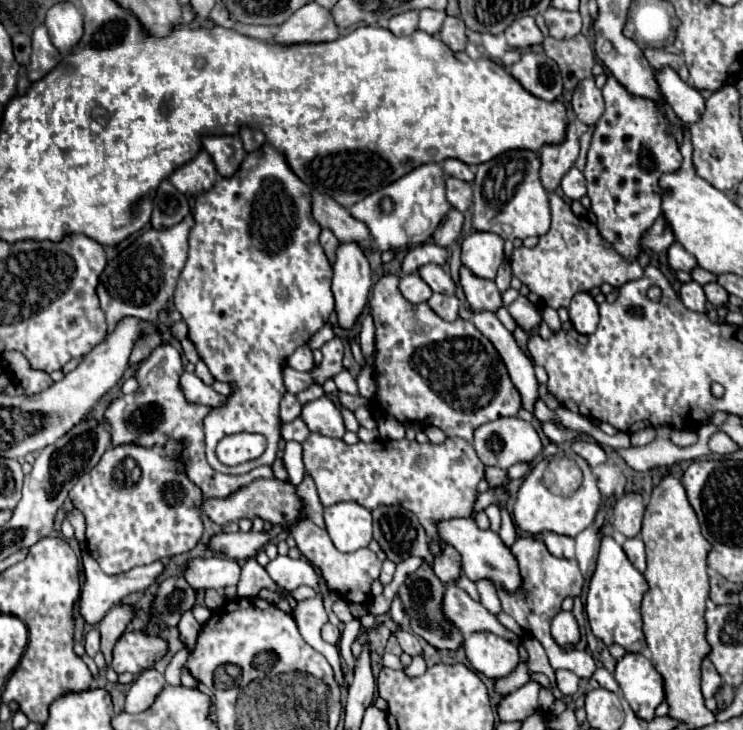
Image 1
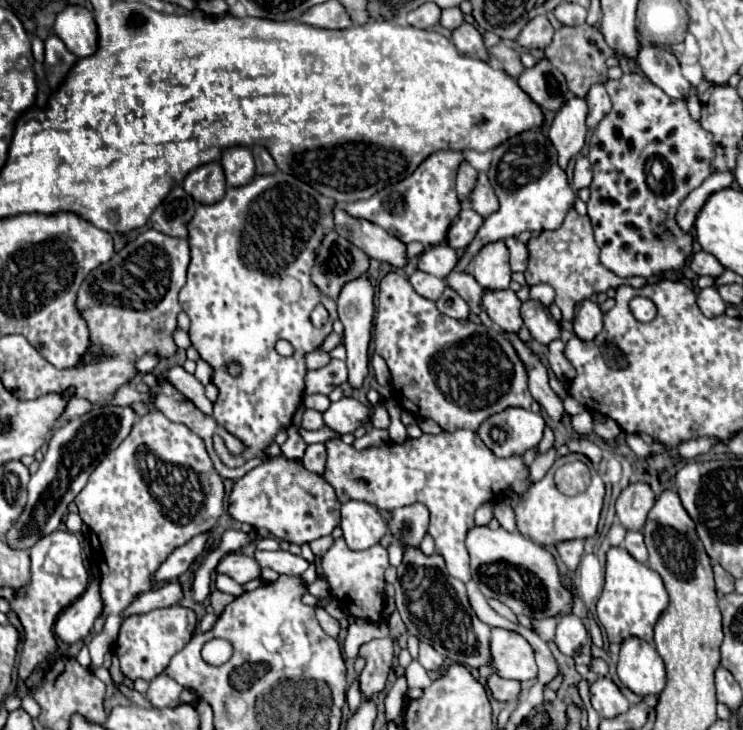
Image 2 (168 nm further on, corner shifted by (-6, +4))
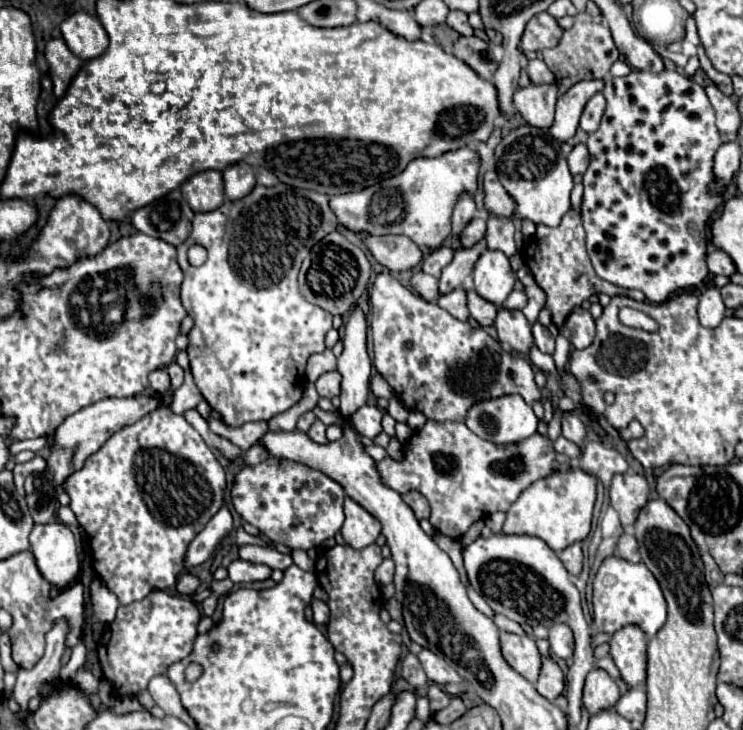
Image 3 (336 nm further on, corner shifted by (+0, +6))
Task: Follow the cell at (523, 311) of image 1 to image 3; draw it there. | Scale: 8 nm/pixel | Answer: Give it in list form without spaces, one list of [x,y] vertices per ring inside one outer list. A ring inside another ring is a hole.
[[[546,328],[546,330],[532,330],[532,334],[534,334],[534,344],[536,344],[542,352],[554,354],[554,336],[548,332],[548,328]]]

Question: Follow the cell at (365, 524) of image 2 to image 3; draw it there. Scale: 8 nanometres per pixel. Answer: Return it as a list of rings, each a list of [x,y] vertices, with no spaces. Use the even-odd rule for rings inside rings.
[[[352,498],[344,500],[344,526],[340,530],[344,542],[356,550],[376,542],[378,534],[380,534],[380,522],[366,512],[358,502],[354,502]]]

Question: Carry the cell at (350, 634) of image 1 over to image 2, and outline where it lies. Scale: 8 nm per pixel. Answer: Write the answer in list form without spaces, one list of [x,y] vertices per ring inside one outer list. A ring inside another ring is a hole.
[[[356,678],[355,682],[347,691],[347,703],[350,709],[350,714],[354,714],[363,700],[360,692],[359,680]]]

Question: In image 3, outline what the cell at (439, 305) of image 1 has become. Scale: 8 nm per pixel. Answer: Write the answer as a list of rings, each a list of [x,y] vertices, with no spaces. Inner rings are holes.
[[[462,288],[452,290],[450,294],[442,294],[438,298],[438,306],[444,308],[446,312],[450,312],[454,318],[458,320],[466,320],[468,318],[468,308],[466,308],[466,294]]]

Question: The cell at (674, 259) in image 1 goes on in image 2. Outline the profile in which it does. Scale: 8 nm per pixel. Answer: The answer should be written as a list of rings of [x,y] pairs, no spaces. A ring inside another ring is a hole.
[[[704,250],[694,252],[694,256],[690,258],[690,268],[696,274],[706,274],[706,276],[714,276],[714,278],[718,278],[726,270],[712,254],[708,254]]]

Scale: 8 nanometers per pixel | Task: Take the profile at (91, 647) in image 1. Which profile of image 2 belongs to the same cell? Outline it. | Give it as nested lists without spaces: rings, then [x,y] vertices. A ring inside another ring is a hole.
[[[112,614],[112,616],[108,616],[108,618],[106,618],[106,624],[104,624],[104,630],[102,630],[100,634],[94,634],[92,642],[88,644],[90,656],[92,656],[92,664],[90,664],[90,670],[92,670],[92,672],[94,672],[98,666],[102,666],[104,654],[110,652],[110,646],[116,642],[120,624],[122,624],[122,614]]]

